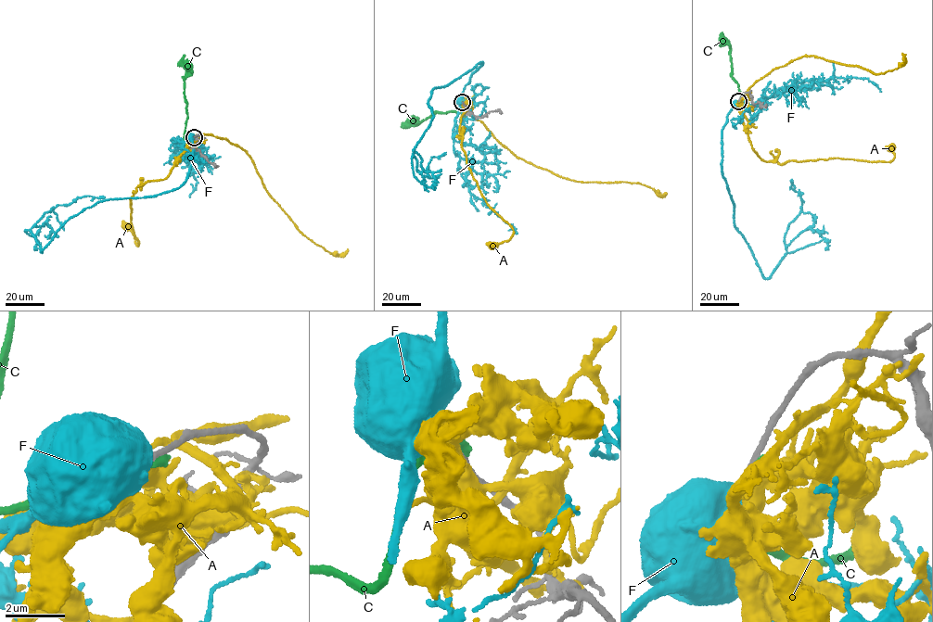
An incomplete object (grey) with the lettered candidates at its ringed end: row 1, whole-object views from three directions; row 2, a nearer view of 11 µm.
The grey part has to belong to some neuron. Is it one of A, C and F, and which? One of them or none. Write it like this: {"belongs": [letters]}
{"belongs": ["F"]}

